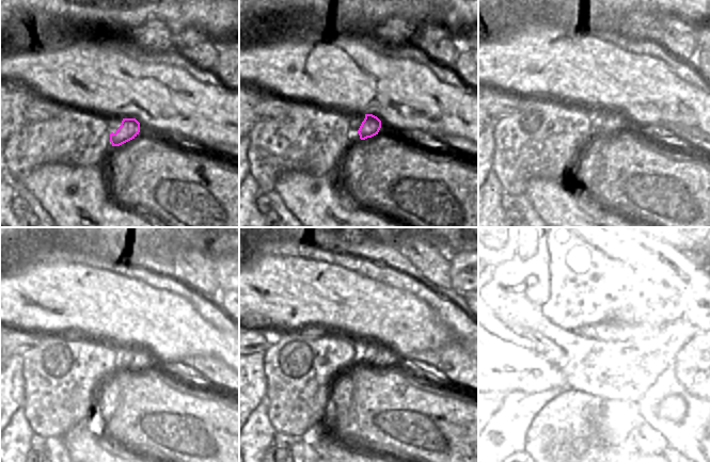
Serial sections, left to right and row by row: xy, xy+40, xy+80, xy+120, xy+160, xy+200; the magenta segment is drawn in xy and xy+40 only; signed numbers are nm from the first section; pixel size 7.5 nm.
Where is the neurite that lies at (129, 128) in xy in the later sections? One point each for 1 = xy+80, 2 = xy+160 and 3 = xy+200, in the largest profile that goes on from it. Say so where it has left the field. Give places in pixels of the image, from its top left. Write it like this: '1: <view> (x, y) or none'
1: xy+80 (611, 124)
2: xy+160 (375, 353)
3: xy+200 (614, 344)

